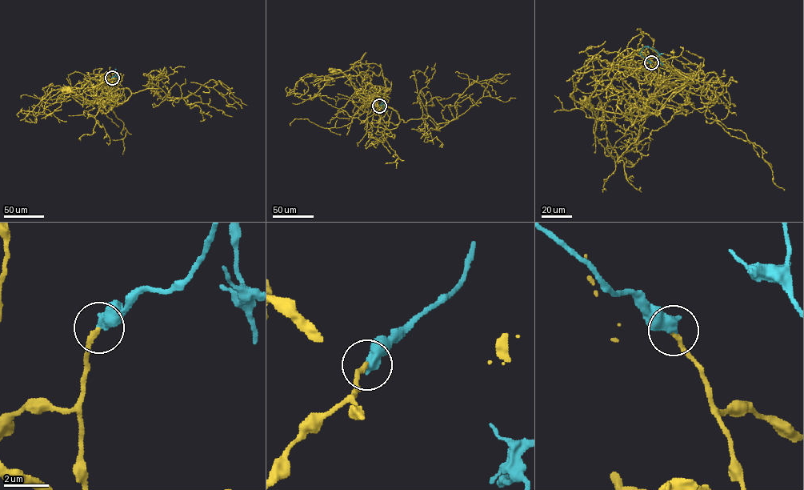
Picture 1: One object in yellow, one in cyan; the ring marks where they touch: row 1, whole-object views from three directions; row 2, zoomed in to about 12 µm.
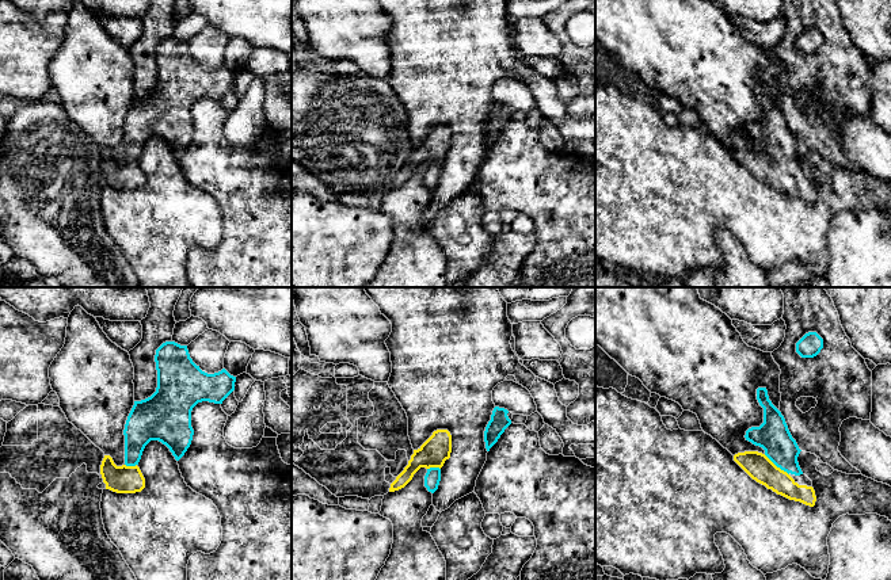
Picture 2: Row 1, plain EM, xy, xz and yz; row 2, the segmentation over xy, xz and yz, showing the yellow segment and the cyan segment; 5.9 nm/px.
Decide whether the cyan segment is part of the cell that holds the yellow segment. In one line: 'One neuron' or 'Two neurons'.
One neuron

